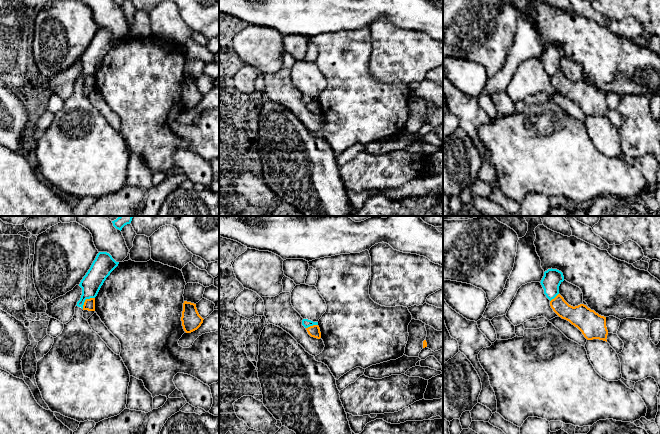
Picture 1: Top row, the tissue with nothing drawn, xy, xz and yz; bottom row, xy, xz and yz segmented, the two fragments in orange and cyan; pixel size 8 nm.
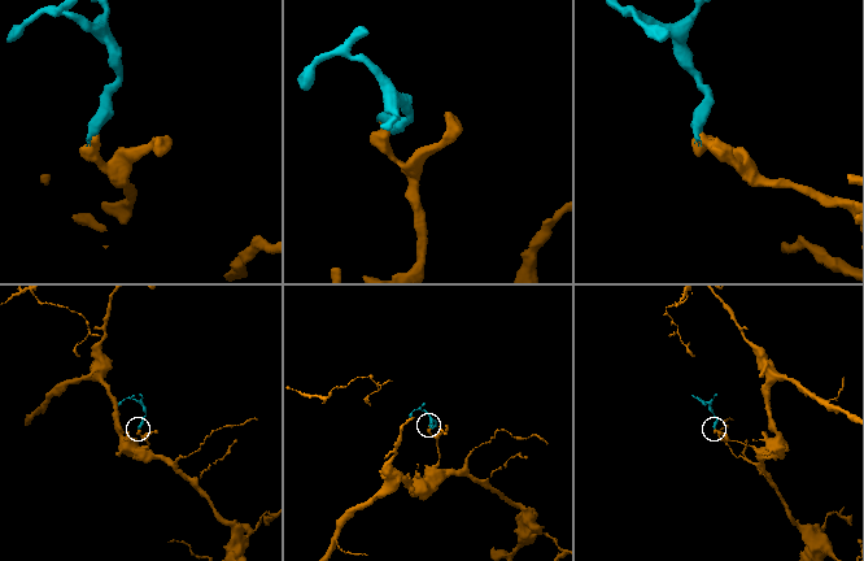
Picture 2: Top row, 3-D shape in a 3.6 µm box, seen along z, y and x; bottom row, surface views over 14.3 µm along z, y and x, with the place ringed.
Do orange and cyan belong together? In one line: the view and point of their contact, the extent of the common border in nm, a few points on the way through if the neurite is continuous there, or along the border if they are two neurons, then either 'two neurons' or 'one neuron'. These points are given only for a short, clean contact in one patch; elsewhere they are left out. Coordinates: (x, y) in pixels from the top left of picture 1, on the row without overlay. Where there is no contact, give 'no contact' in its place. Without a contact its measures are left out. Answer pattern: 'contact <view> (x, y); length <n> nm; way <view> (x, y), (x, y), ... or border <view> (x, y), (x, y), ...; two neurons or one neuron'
contact xy (85, 76); length 140 nm; border xy (94, 73), (87, 74), (82, 84); two neurons

